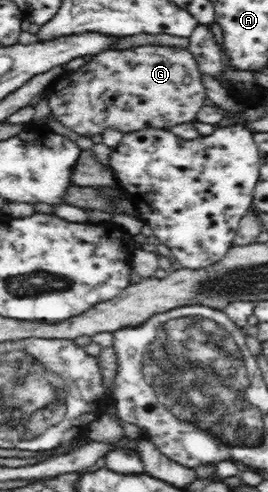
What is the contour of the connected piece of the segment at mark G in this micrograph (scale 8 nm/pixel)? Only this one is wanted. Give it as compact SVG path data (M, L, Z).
M161 45L110 49L93 56L84 66L55 80L46 96L54 120L68 130L90 139L102 135L107 129L118 130L124 135L146 128L169 130L178 124L194 122L204 107L207 93L200 74L200 67L189 49Z

